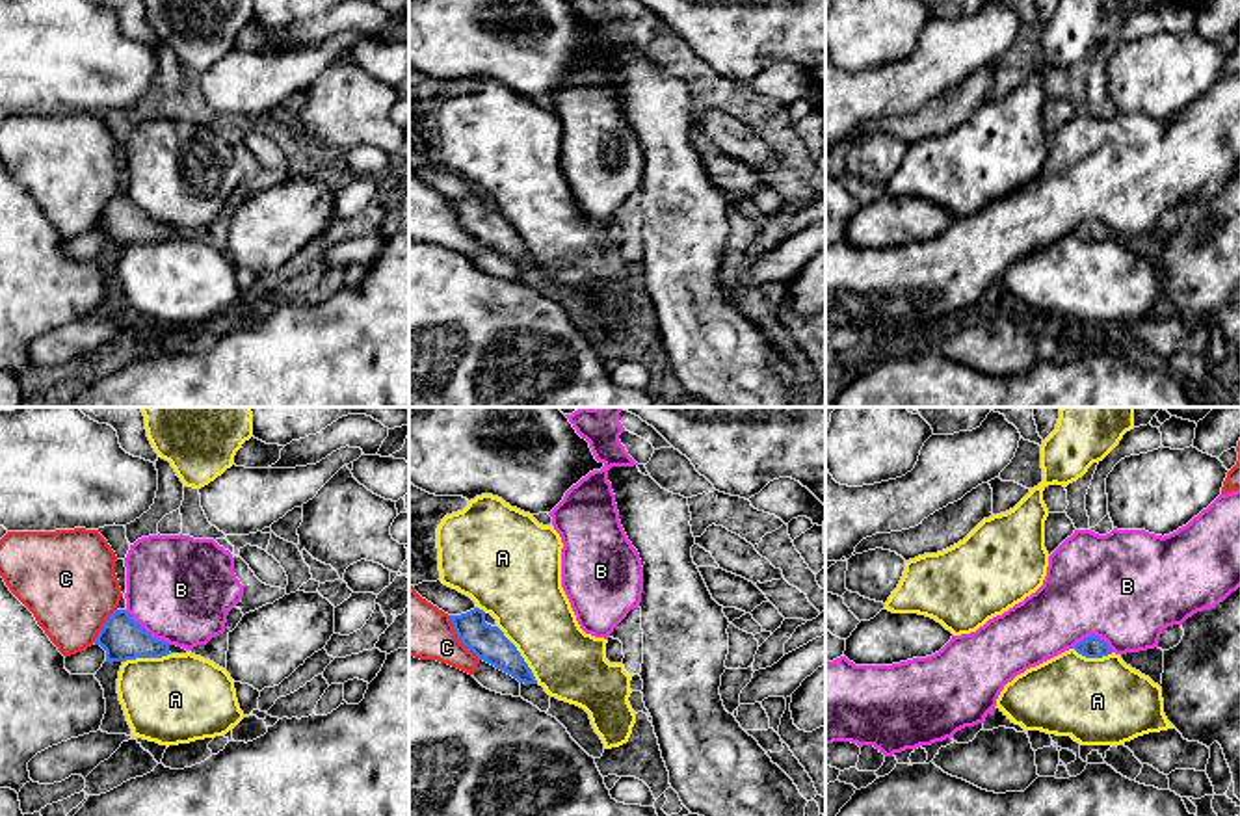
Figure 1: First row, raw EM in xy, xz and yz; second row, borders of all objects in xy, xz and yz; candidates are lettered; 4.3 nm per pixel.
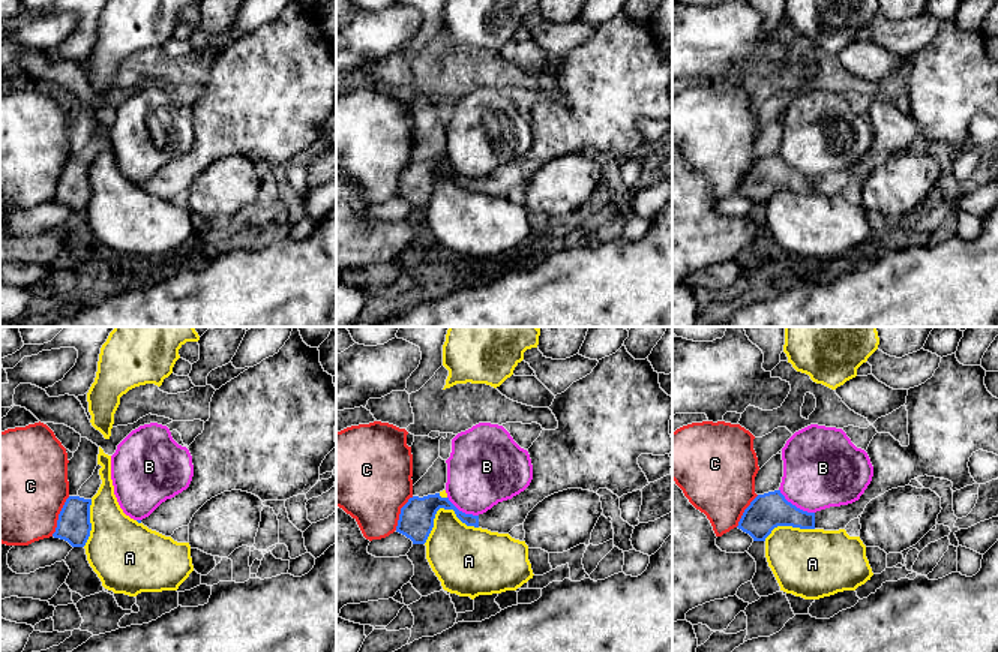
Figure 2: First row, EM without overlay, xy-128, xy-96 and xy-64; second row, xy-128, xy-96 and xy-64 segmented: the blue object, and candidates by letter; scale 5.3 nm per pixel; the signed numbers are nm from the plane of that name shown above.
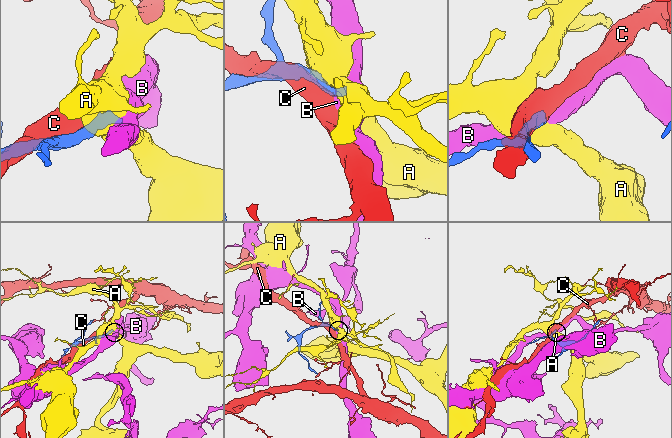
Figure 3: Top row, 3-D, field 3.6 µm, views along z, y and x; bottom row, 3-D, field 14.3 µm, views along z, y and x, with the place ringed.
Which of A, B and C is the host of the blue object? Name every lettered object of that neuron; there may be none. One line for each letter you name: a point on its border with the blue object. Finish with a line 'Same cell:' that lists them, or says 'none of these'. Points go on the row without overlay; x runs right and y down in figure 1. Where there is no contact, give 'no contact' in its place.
Same cell: none of these

